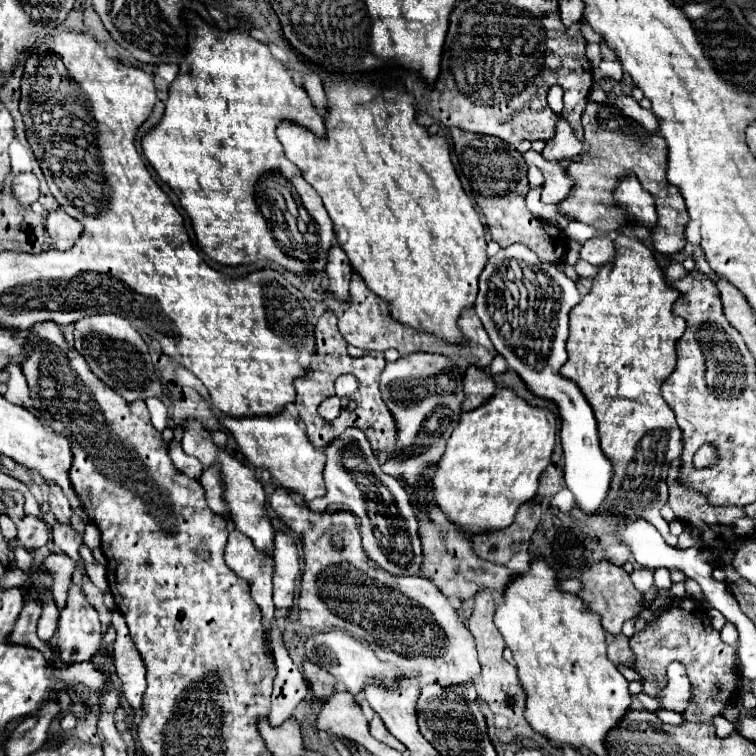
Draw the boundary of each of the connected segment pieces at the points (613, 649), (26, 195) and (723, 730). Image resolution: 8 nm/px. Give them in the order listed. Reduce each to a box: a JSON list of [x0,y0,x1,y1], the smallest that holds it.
[[608,634,632,666],[12,172,40,208],[713,715,736,738]]

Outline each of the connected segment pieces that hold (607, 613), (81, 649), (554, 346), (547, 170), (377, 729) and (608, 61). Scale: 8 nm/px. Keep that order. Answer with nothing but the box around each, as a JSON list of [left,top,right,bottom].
[[578,560,642,634],[56,582,102,664],[476,244,614,518],[522,150,574,204],[370,716,406,752],[594,42,622,82]]

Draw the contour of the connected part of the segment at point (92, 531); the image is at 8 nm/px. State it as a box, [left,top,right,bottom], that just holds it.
[83,524,101,549]

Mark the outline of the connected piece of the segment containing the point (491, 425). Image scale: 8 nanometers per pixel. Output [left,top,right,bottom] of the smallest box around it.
[434,388,558,532]

